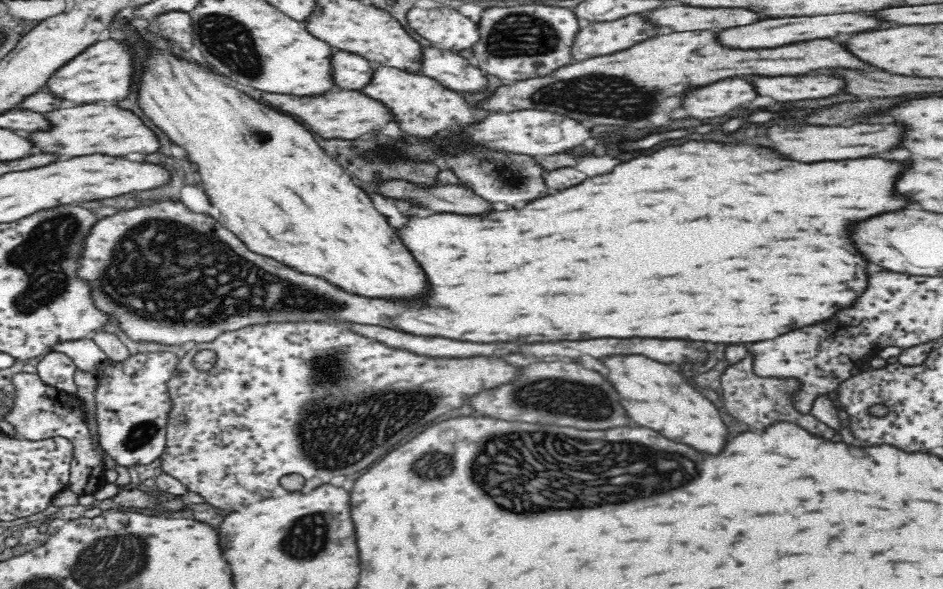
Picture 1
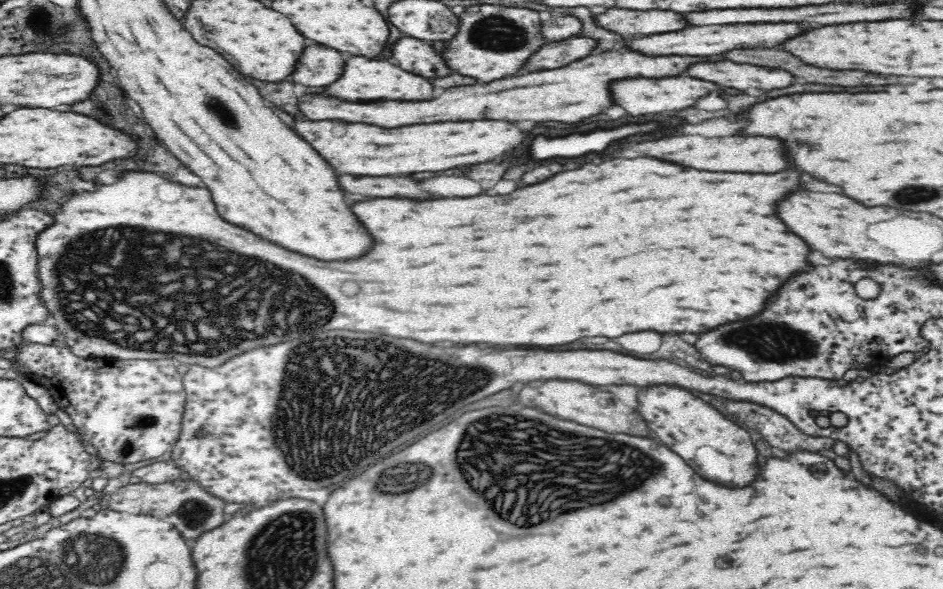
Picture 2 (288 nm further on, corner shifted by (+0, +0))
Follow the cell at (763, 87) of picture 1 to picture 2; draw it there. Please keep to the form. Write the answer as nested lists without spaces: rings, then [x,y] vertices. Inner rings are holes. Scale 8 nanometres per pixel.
[[[694,62],[686,68],[686,74],[690,78],[700,78],[706,82],[722,84],[722,86],[734,86],[738,90],[746,88],[784,88],[792,84],[792,76],[782,70],[772,68],[760,68],[760,66],[746,66],[746,64],[732,64],[732,62]]]

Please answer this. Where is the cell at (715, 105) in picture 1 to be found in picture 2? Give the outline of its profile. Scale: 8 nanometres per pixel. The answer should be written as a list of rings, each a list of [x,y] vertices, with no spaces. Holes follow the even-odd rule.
[[[672,76],[672,78],[626,78],[626,80],[612,80],[608,82],[608,92],[614,104],[622,106],[628,114],[658,114],[658,112],[674,112],[694,106],[694,100],[704,96],[710,90],[718,90],[714,84],[704,80],[694,80],[688,76]]]

